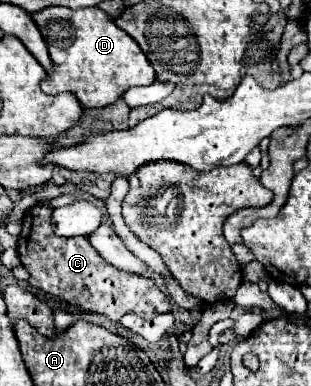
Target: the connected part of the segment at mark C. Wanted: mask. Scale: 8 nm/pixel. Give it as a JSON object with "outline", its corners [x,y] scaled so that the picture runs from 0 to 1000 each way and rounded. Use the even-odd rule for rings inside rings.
{"outline":[[[116,528],[109,539],[96,539],[77,554],[77,585],[58,617],[58,663],[71,674],[71,689],[96,705],[96,736],[109,746],[129,746],[167,767],[186,767],[193,777],[251,793],[277,808],[315,808],[328,819],[341,819],[347,829],[386,834],[386,824],[399,813],[437,813],[450,824],[495,824],[502,813],[527,813],[527,808],[553,808],[553,777],[495,736],[489,720],[476,715],[450,715],[450,710],[418,710],[399,699],[373,699],[360,684],[347,684],[283,627],[283,617],[270,611],[238,611],[238,617],[186,617],[167,601],[161,585],[161,554],[167,539],[148,528]]]}

